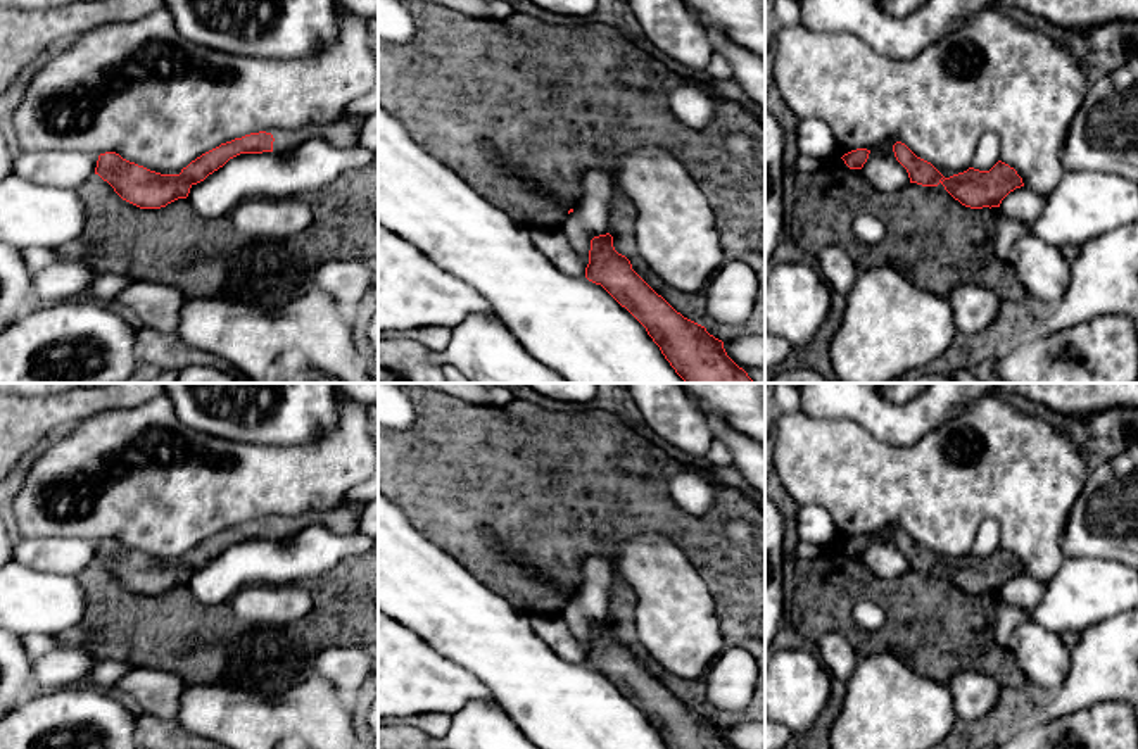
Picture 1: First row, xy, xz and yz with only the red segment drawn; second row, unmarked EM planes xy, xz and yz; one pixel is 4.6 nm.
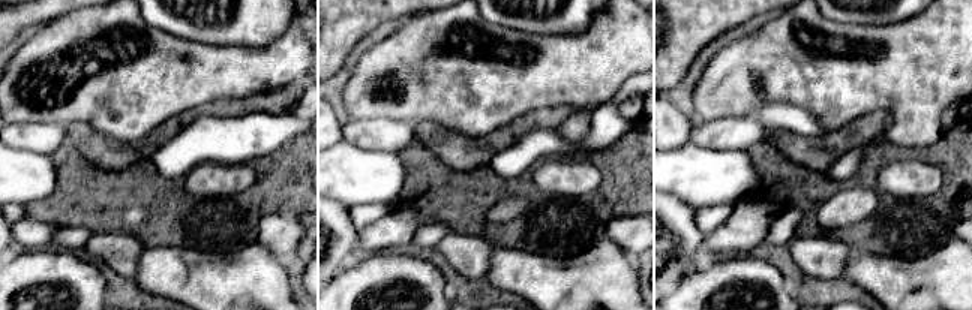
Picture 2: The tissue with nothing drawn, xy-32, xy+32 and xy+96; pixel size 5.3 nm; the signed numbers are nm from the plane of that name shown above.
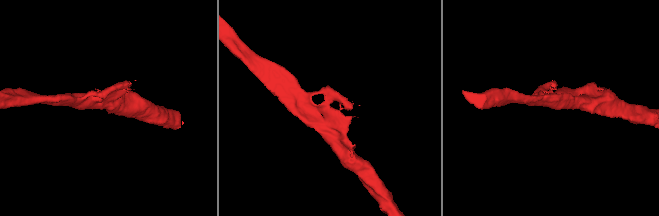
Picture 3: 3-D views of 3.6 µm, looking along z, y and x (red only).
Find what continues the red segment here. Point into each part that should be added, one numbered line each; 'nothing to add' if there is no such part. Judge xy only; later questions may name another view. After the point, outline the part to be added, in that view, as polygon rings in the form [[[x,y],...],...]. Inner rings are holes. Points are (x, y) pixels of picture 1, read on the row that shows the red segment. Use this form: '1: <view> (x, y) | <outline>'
1: xy (341, 132) | [[[337,117],[335,121],[321,126],[304,126],[299,129],[273,128],[266,129],[266,133],[271,133],[275,138],[273,152],[294,148],[314,136],[326,138],[340,147],[356,147],[361,126],[361,117]]]

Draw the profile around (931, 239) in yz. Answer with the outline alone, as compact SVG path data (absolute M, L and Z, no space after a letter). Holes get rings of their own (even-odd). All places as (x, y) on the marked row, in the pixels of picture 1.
M841 157L824 162L815 173L798 173L791 238L810 254L824 247L841 247L858 266L891 266L914 285L946 297L964 283L981 281L979 249L995 233L991 209L970 209L955 200L943 185L908 183L900 192L879 192L860 169L850 169ZM857 214L872 214L884 223L886 236L877 245L853 236Z

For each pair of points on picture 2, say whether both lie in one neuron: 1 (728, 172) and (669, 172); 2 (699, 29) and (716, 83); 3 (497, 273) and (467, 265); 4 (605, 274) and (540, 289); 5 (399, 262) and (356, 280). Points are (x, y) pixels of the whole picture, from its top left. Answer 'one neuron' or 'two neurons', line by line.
1: one neuron
2: two neurons
3: two neurons
4: one neuron
5: one neuron

